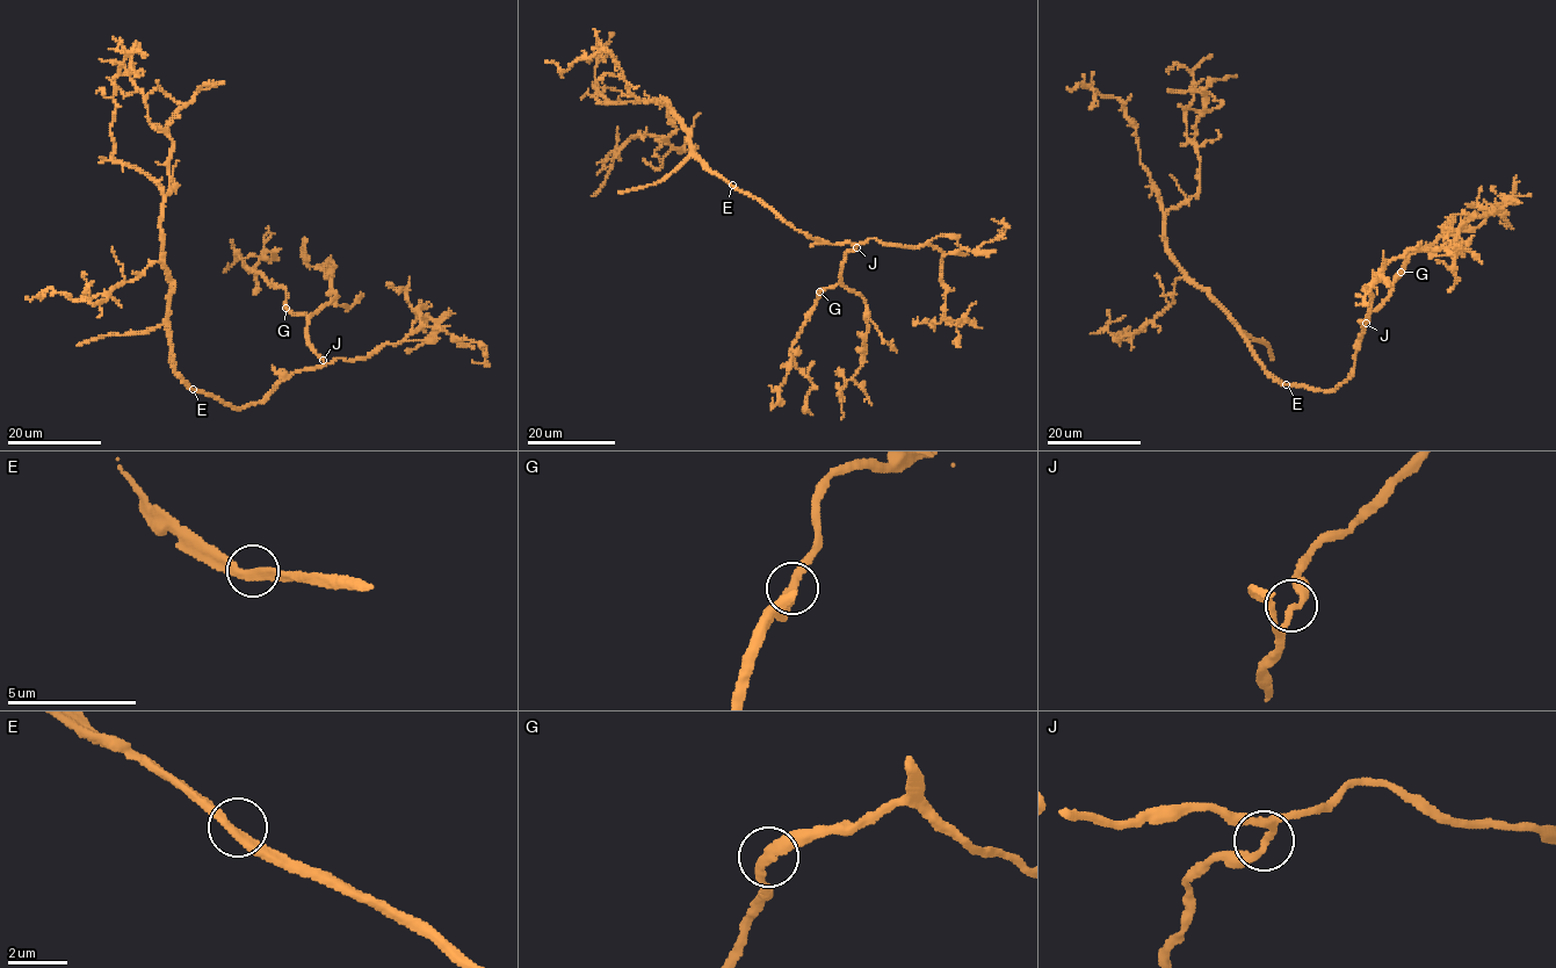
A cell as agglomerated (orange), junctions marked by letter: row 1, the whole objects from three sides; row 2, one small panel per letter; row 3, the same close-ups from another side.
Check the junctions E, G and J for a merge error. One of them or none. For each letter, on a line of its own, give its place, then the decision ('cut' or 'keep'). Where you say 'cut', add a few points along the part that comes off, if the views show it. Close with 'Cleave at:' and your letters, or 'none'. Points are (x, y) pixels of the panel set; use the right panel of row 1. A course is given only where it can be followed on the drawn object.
E: (1286, 384) | keep
G: (1401, 272) | keep
J: (1366, 323) | keep
Cleave at: none

